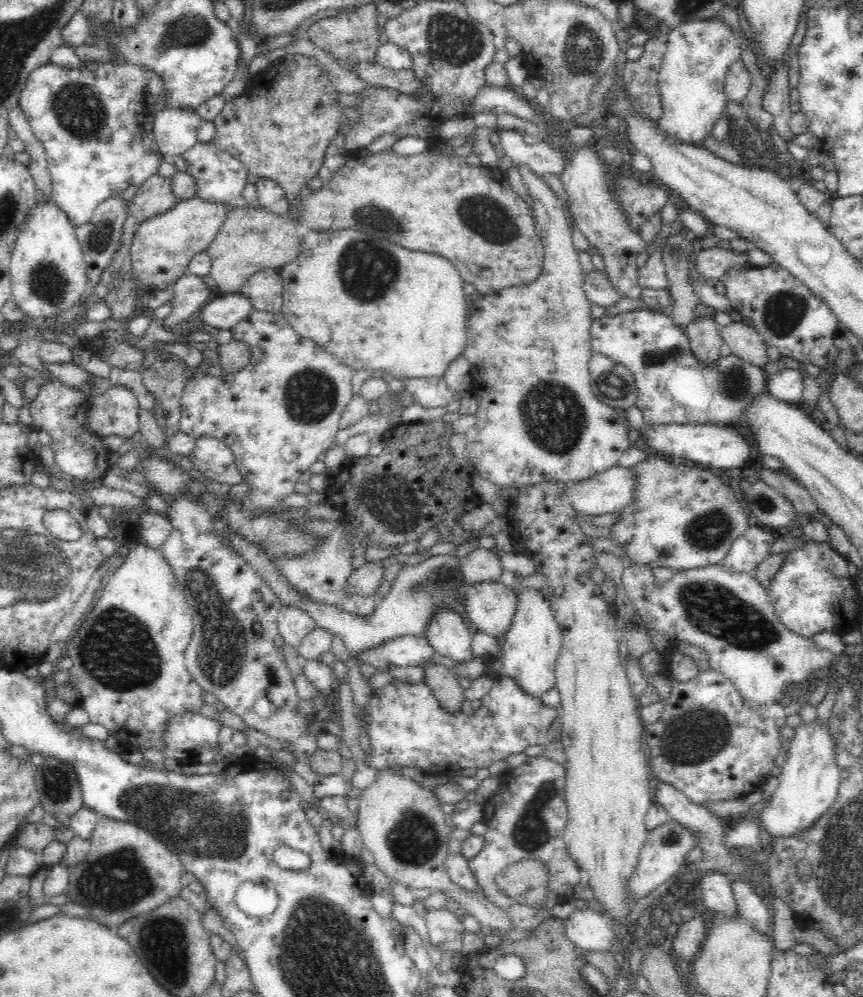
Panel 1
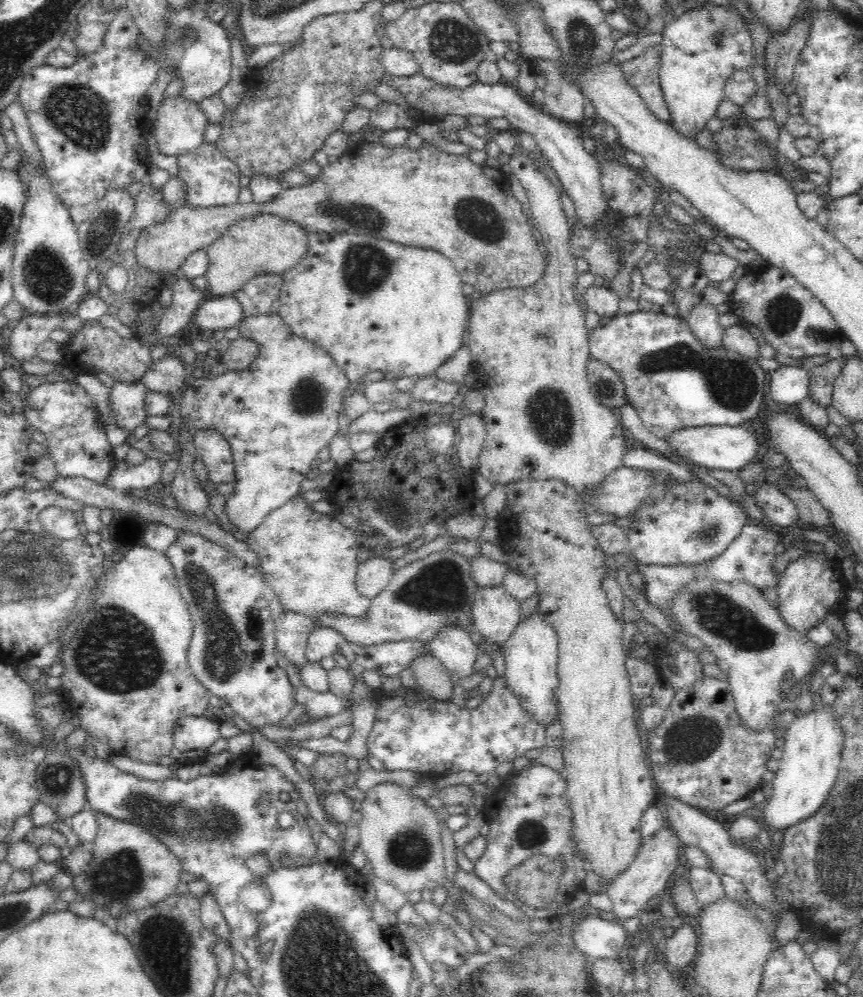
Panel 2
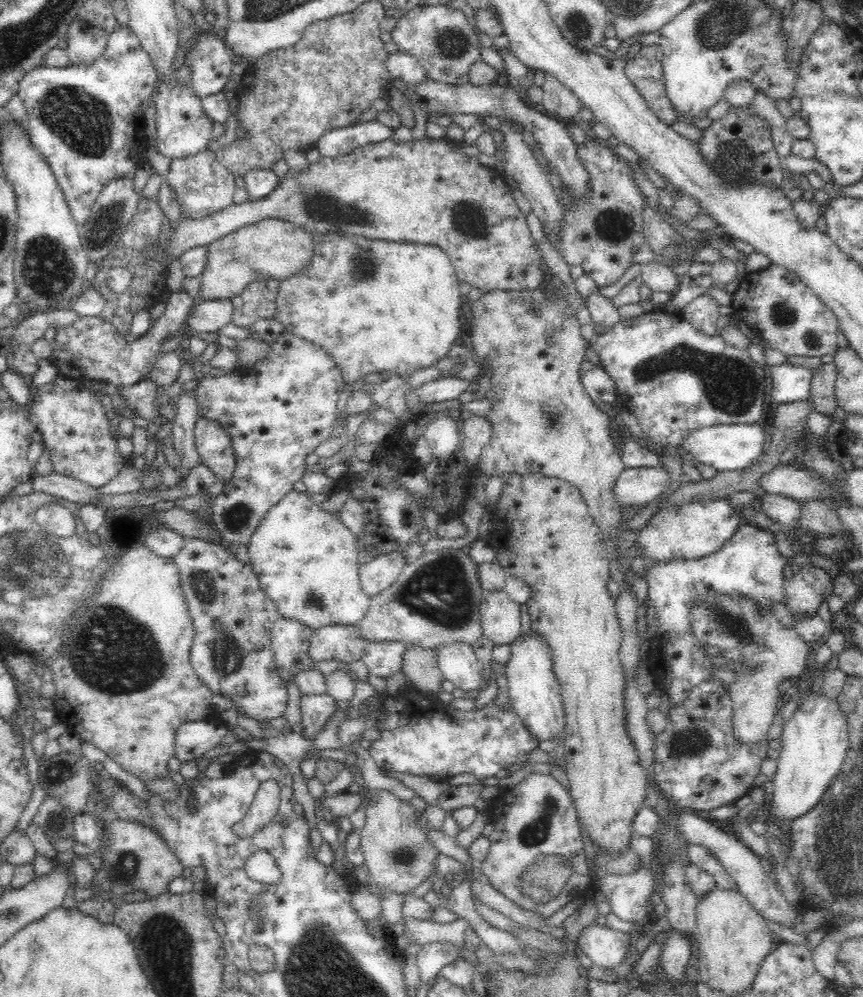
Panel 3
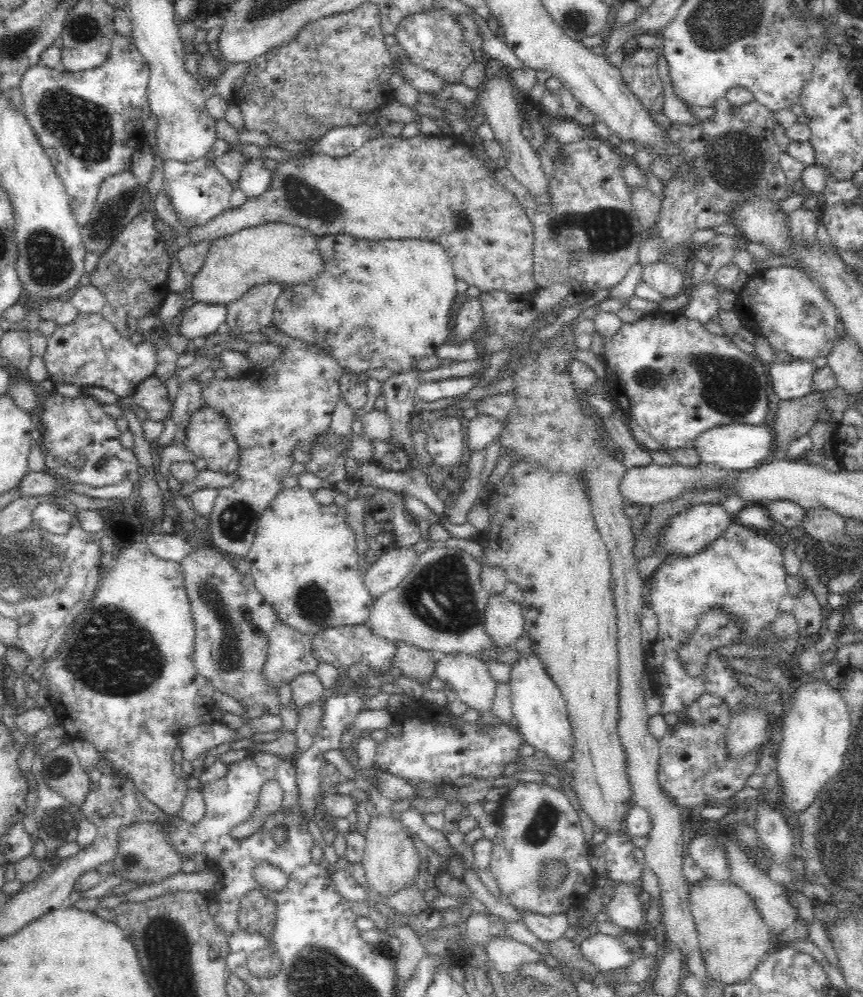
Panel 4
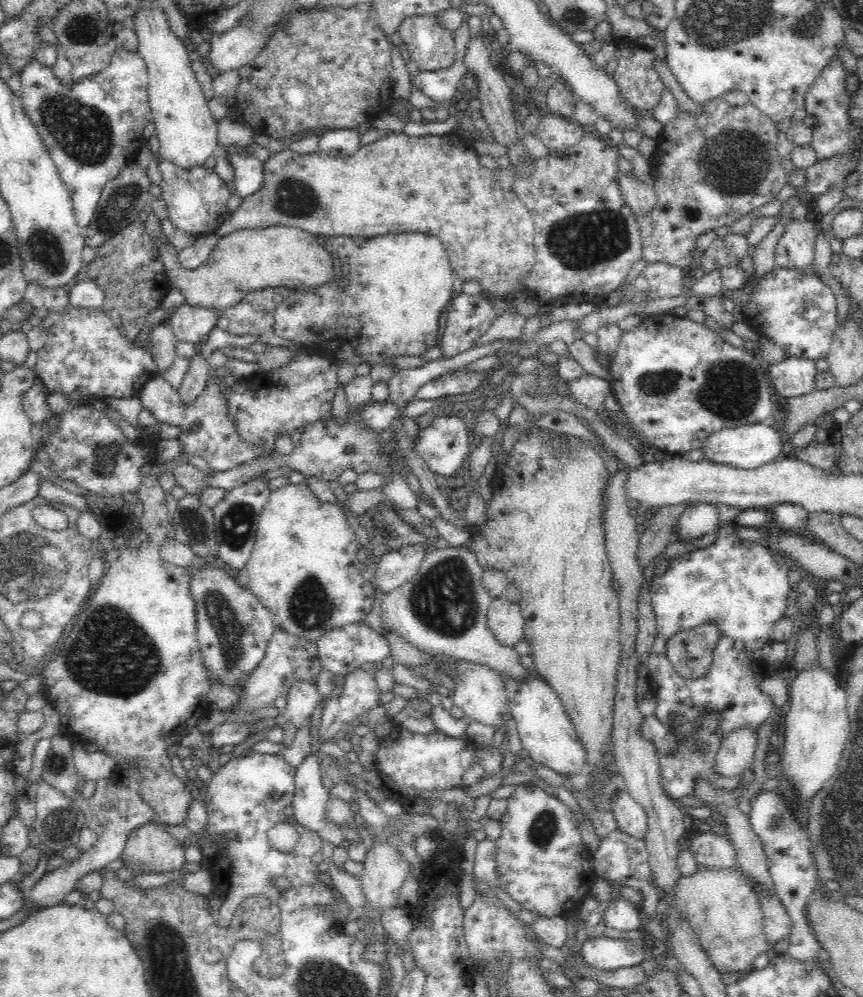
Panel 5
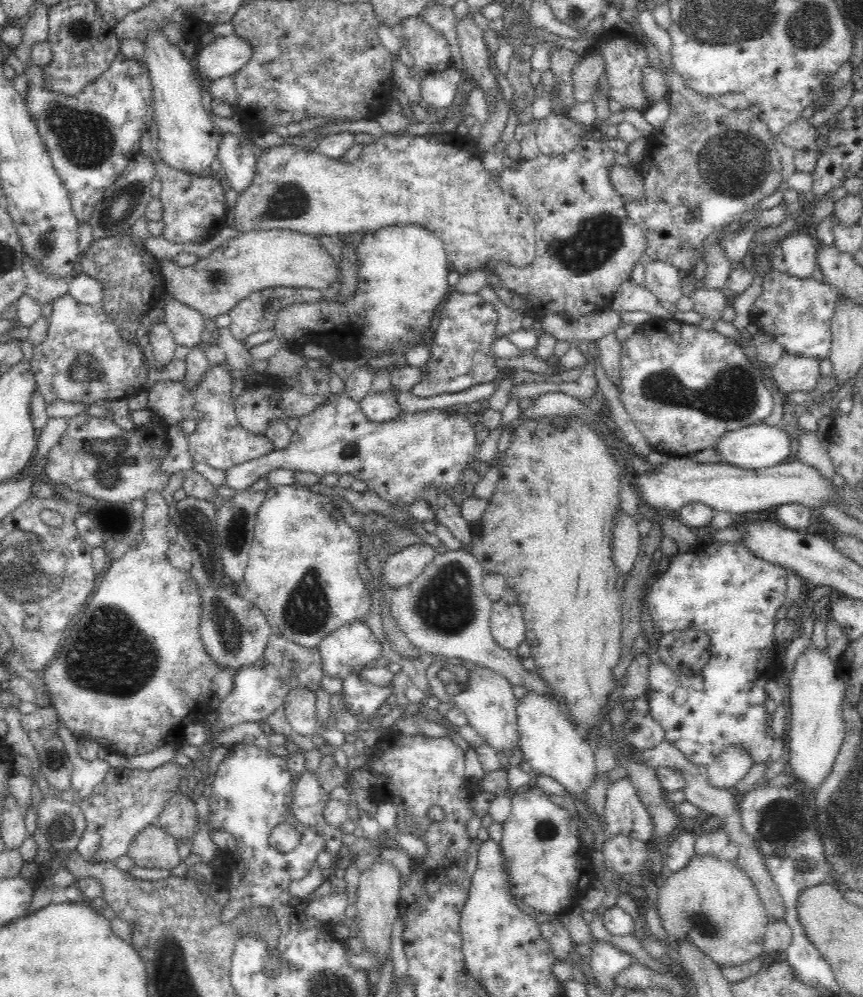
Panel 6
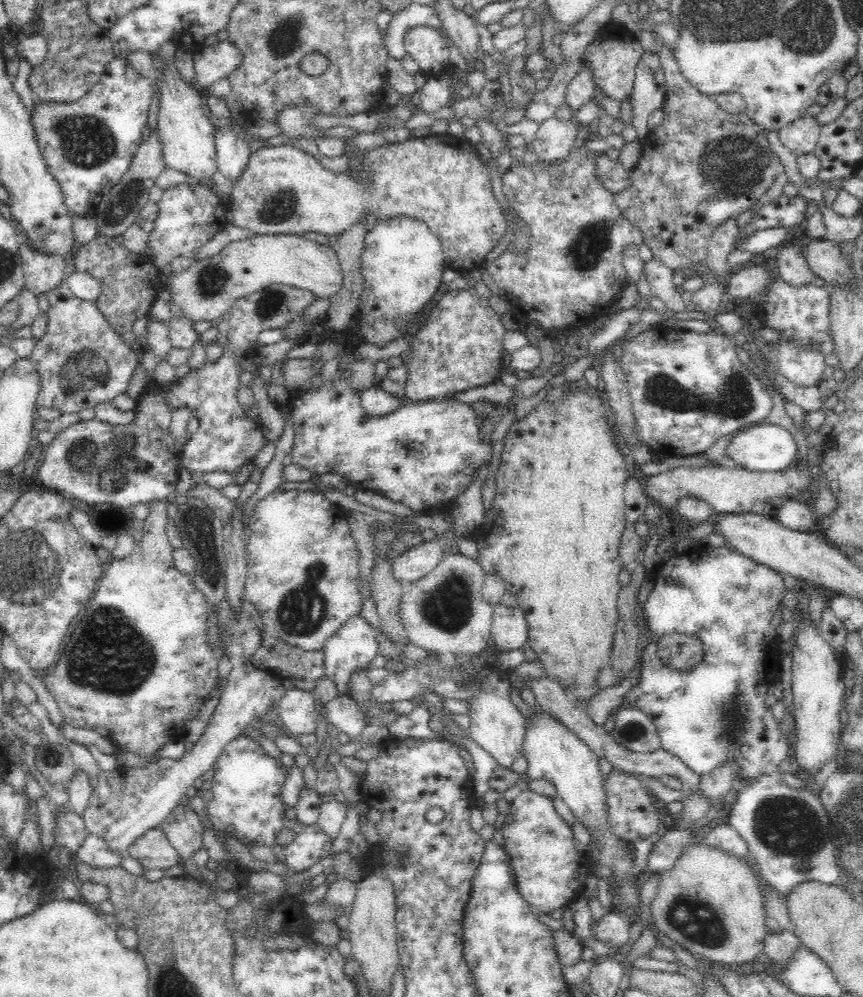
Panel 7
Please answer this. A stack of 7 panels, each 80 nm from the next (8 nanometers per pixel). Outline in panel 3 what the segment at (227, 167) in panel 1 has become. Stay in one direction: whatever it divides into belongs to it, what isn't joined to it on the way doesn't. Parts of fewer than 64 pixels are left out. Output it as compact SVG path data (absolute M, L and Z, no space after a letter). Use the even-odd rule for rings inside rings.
M212 150L202 151L186 158L170 160L168 174L163 176L170 189L176 194L180 203L181 216L200 220L205 216L214 214L233 203L236 184L234 175L222 167Z

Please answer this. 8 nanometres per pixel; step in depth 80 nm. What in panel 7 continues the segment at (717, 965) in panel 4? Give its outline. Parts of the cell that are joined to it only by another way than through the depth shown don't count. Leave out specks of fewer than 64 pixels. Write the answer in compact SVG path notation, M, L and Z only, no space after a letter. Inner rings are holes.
M699 842L684 850L674 866L661 872L661 881L651 903L653 927L704 961L726 966L750 962L763 952L762 940L766 936L766 900L762 893L760 879L749 860Z

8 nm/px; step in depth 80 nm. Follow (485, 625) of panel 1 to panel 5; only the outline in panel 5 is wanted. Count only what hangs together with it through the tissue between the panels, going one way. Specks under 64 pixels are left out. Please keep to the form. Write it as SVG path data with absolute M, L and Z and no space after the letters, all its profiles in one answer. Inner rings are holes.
M504 595L491 602L487 610L487 623L496 640L506 648L513 648L524 639L525 620L521 606Z

